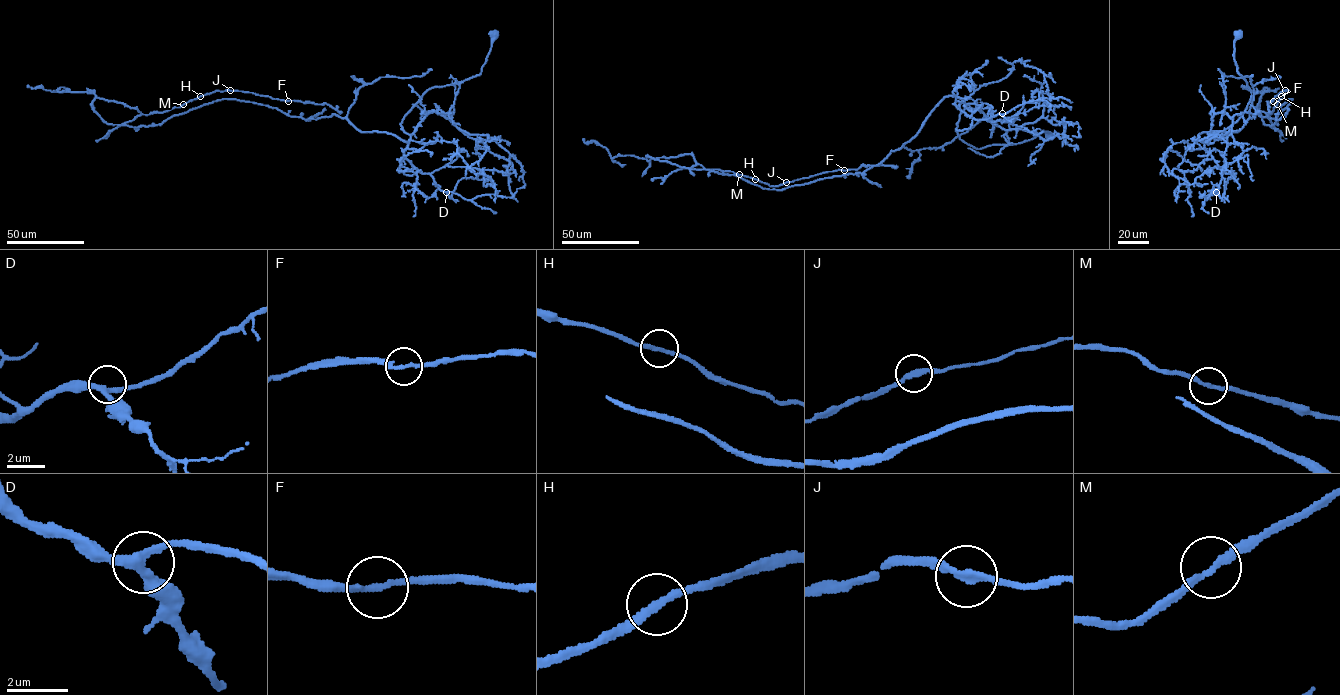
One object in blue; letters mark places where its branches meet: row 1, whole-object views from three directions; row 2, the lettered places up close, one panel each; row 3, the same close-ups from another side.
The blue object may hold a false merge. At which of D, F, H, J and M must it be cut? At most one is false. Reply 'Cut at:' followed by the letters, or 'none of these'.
Cut at: none of these

